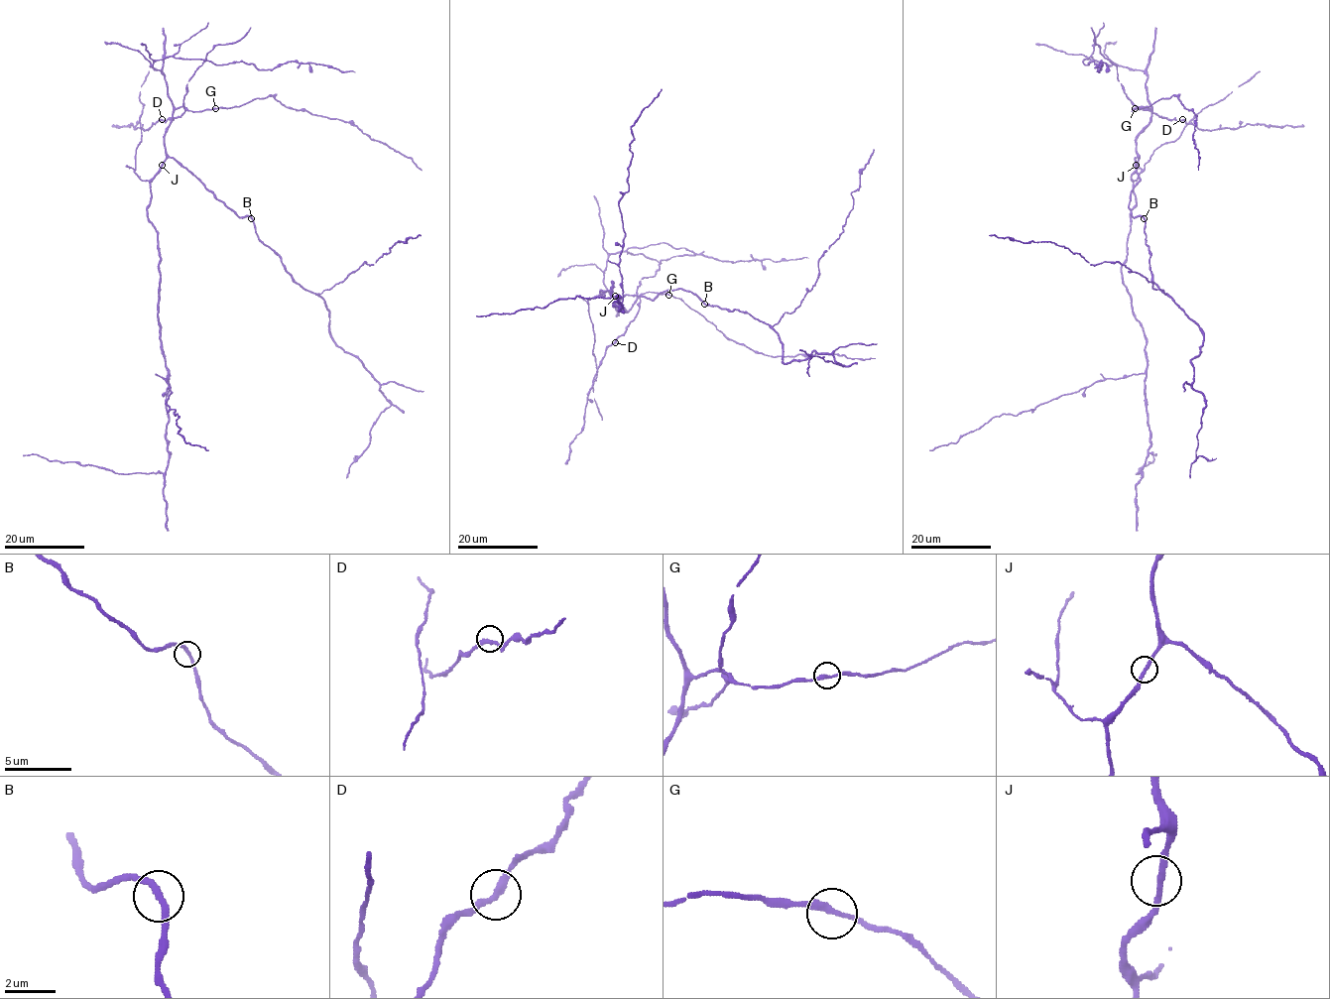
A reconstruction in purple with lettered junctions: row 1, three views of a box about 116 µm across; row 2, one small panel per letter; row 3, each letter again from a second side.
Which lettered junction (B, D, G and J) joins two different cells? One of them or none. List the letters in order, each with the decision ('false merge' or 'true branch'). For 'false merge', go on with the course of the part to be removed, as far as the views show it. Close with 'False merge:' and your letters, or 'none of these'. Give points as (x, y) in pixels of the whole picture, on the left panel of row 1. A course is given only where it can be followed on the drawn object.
B: true branch
D: true branch
G: true branch
J: true branch
False merge: none of these

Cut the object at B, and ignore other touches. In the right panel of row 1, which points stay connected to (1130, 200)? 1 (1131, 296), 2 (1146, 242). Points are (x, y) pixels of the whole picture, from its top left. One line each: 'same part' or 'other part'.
1: same part
2: other part

